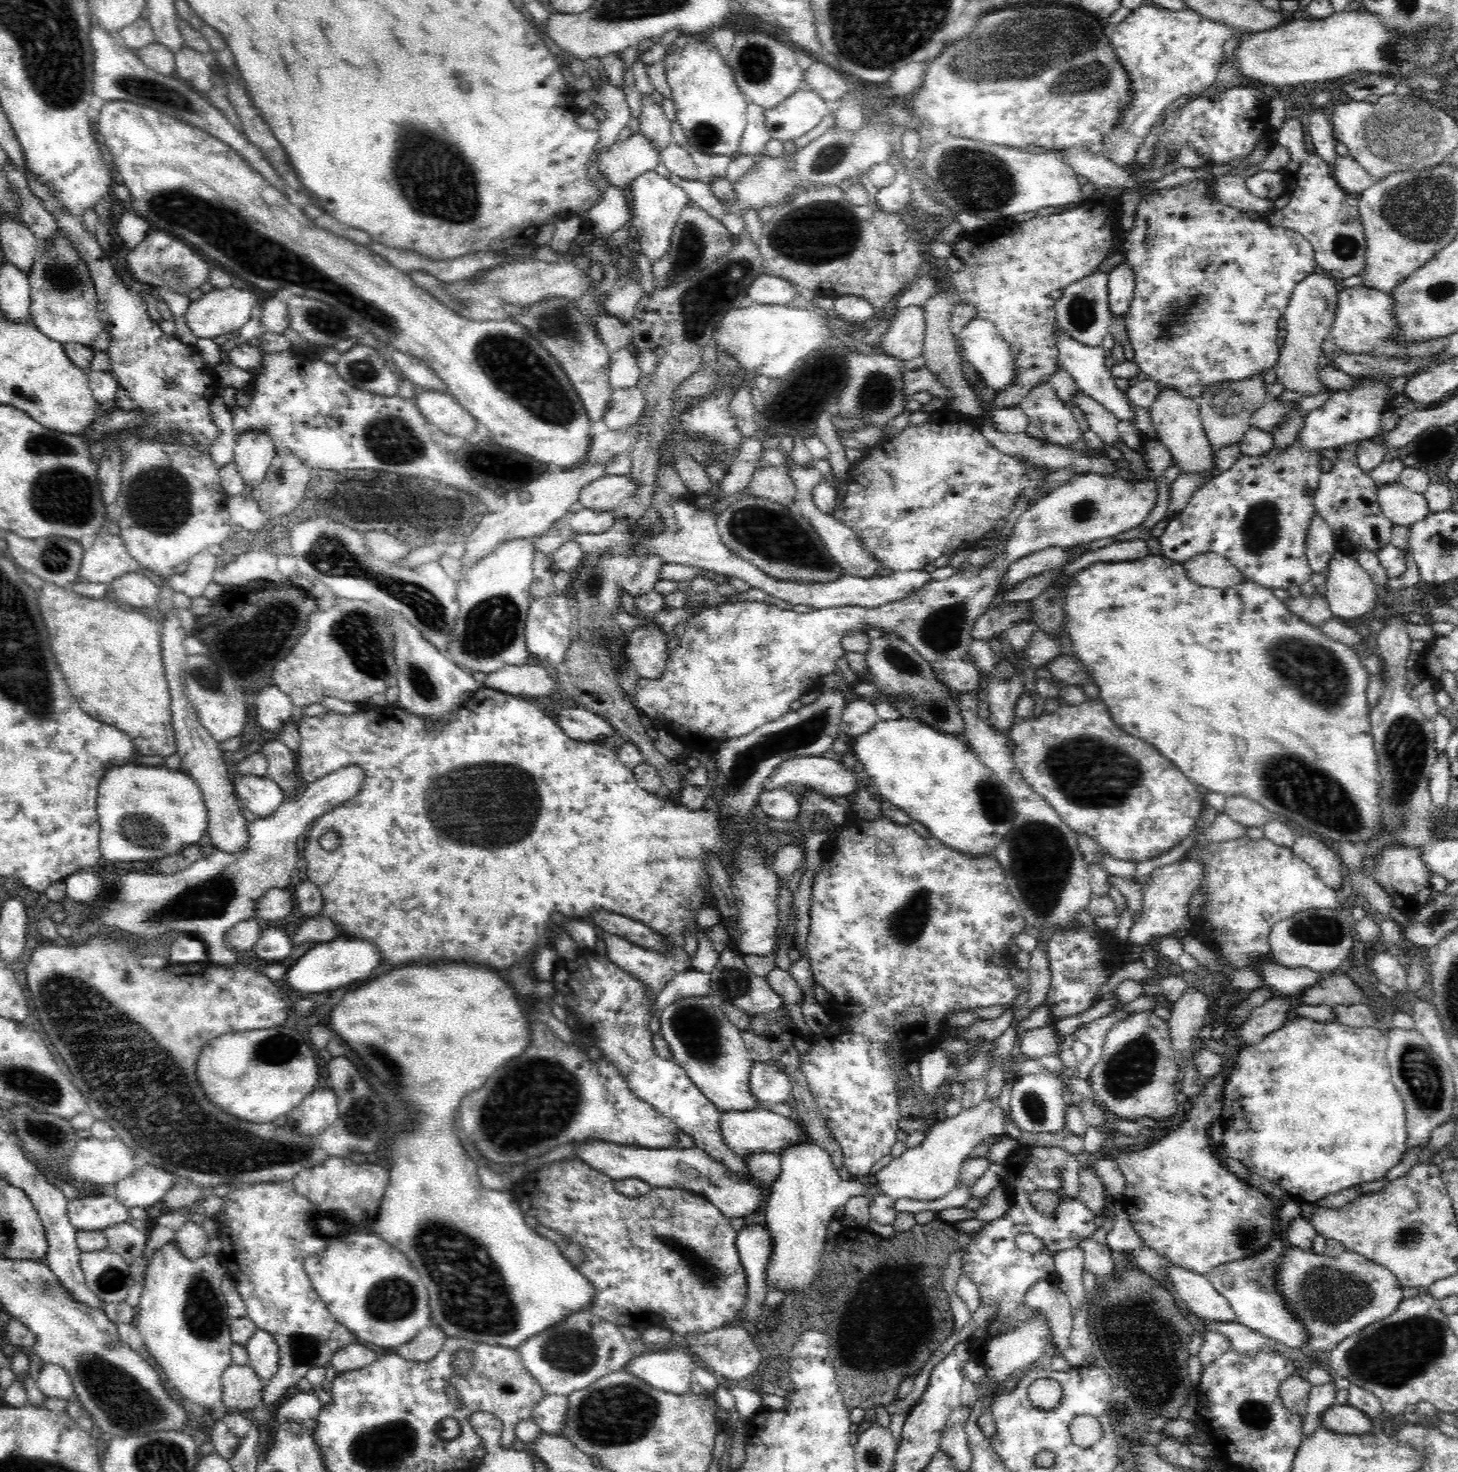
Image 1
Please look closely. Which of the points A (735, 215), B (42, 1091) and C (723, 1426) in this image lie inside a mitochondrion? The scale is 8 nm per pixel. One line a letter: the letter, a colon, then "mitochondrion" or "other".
A: other
B: mitochondrion
C: other

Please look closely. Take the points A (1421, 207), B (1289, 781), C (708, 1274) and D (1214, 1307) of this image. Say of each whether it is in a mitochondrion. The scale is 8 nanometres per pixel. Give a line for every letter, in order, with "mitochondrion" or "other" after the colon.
A: mitochondrion
B: mitochondrion
C: mitochondrion
D: other

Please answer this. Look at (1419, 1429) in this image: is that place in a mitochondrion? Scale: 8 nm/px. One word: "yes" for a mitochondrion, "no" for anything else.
no

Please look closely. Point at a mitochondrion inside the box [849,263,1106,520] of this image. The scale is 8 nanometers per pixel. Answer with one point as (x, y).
(875, 397)

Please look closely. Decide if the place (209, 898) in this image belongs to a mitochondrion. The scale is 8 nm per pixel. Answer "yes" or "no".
yes

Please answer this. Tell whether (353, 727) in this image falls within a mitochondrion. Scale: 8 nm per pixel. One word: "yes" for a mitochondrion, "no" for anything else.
no

